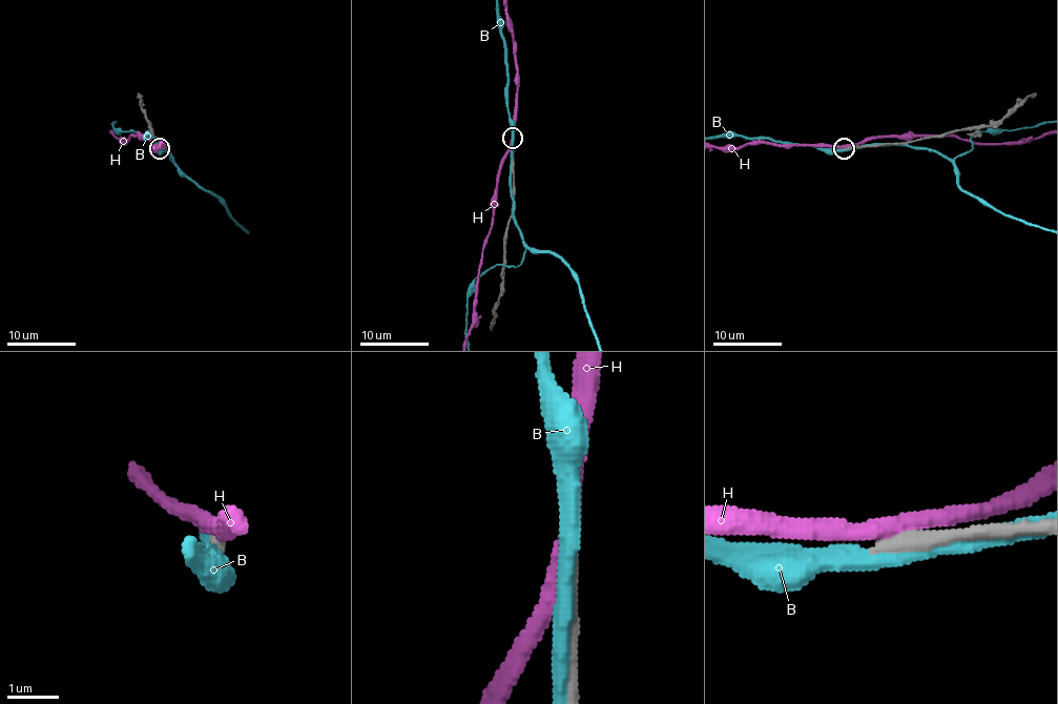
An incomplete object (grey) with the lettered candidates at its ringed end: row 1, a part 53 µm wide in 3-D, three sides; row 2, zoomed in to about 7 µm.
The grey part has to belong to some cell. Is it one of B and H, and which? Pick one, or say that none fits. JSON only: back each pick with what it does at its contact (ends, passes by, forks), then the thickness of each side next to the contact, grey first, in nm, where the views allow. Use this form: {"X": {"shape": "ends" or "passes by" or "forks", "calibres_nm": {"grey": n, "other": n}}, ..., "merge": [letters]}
{"merge": []}

